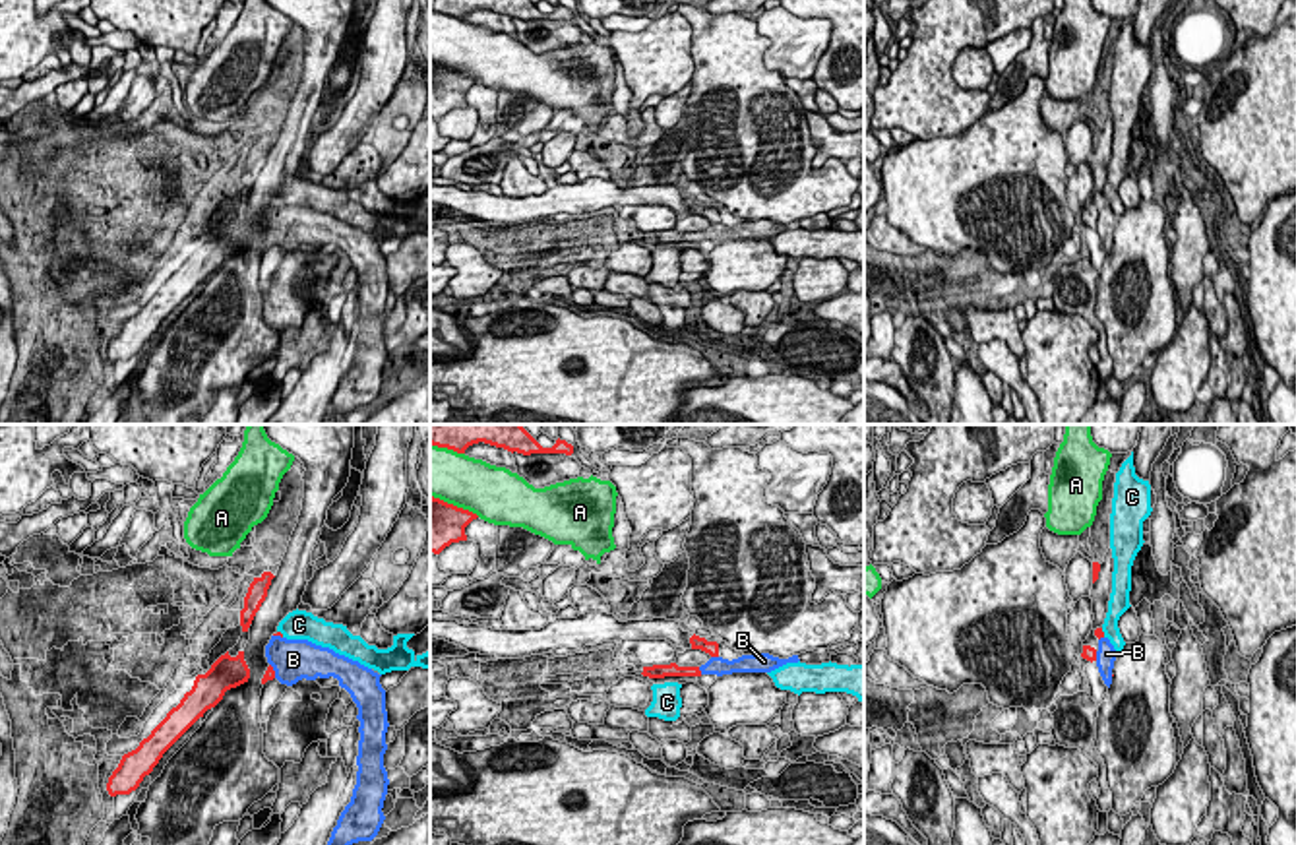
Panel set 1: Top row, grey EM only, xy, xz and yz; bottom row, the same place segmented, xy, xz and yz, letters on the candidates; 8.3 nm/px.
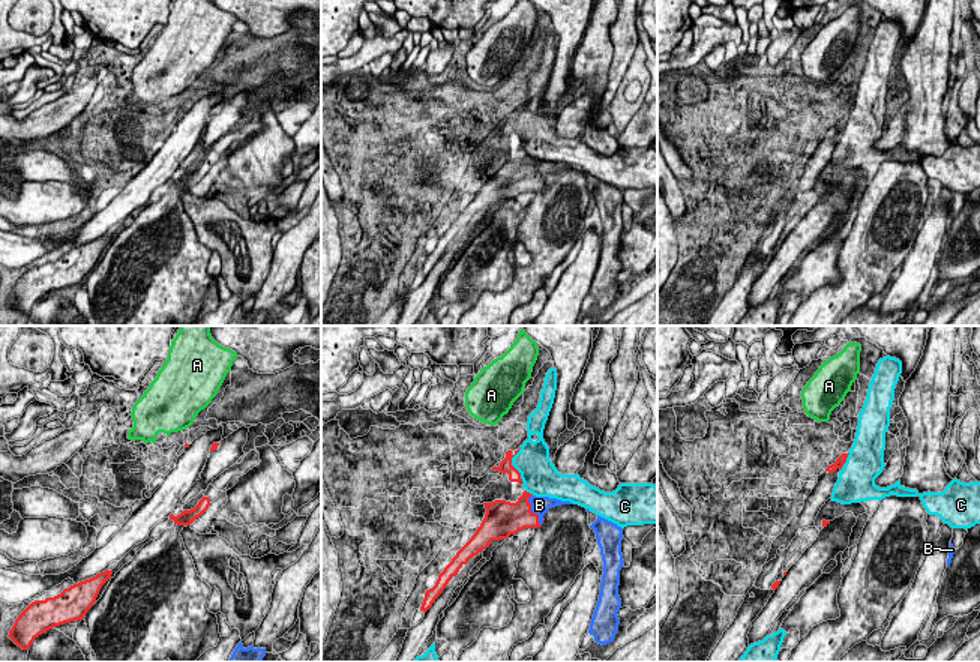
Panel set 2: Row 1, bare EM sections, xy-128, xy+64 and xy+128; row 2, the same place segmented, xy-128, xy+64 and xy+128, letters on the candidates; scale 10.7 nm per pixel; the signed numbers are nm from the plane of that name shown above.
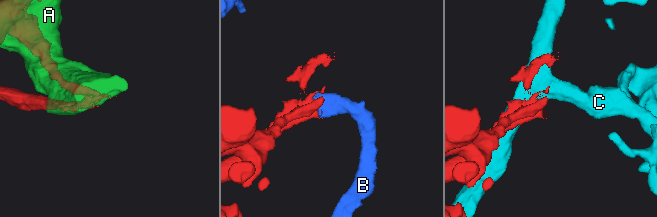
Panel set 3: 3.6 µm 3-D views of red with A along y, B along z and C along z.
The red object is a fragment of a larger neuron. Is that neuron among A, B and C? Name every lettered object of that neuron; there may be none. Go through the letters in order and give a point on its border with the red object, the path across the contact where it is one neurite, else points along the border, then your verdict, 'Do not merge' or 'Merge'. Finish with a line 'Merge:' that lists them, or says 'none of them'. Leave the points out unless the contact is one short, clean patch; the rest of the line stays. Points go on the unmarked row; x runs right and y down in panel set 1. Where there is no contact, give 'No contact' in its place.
A: Touches red at xz (456, 72). Do not merge
B: Touches red at xz (715, 221). Merge
C: Touches red at yz (1103, 198). Do not merge
Merge: B

